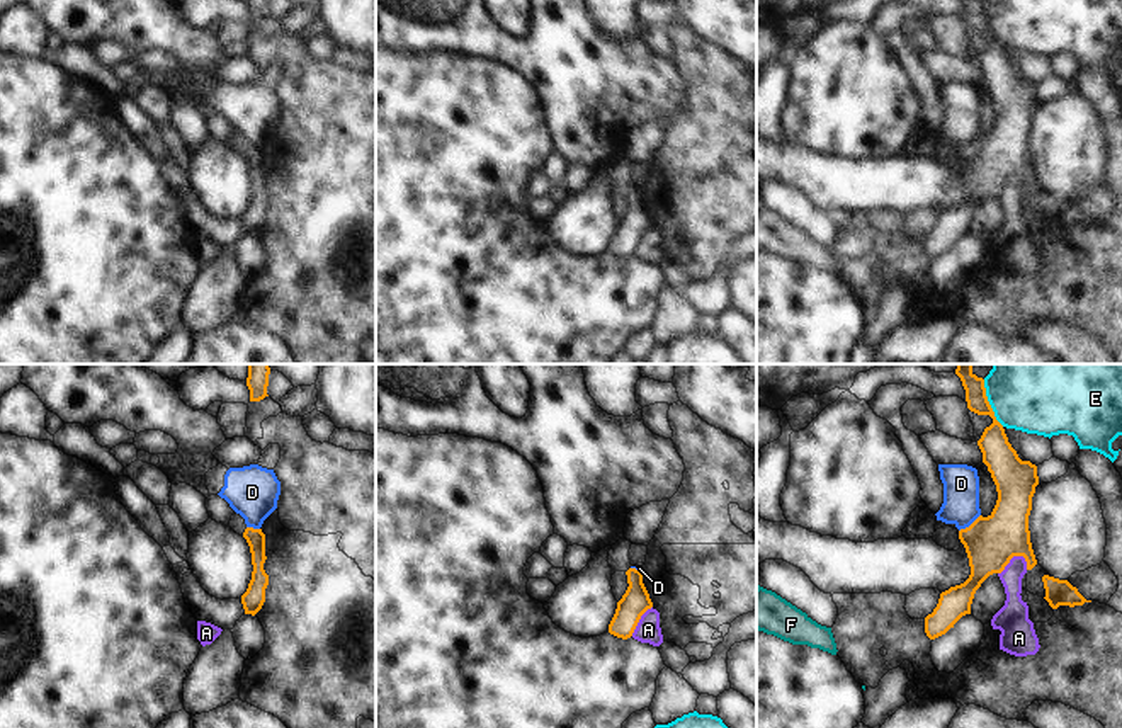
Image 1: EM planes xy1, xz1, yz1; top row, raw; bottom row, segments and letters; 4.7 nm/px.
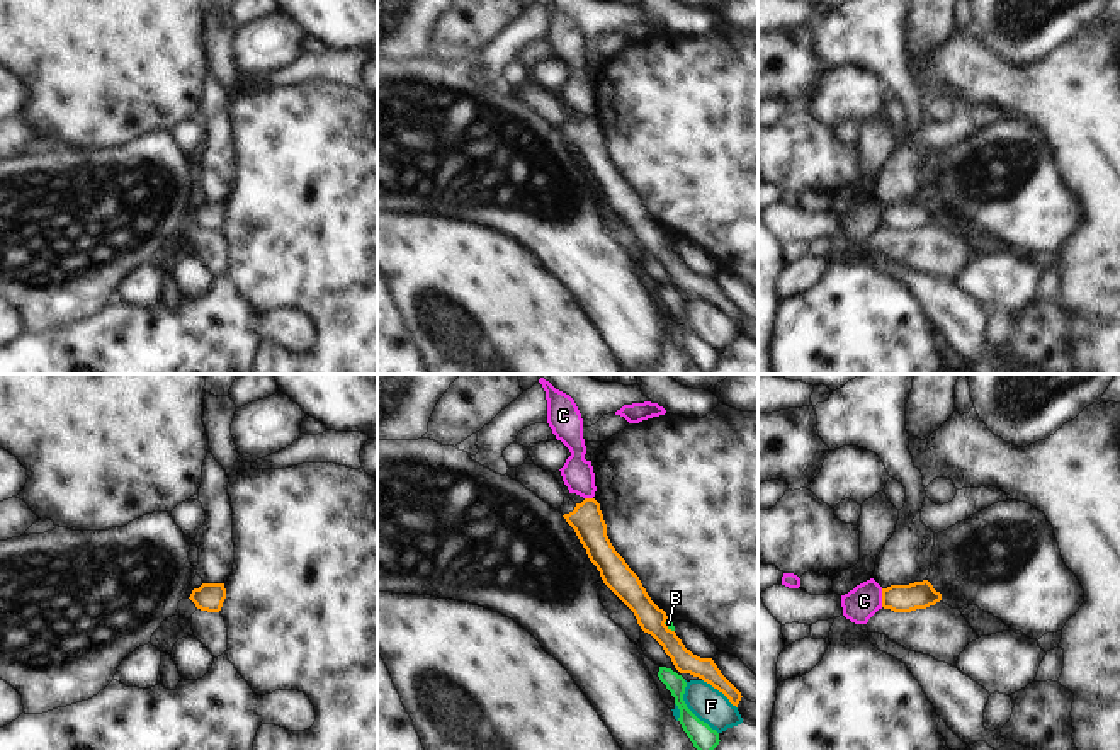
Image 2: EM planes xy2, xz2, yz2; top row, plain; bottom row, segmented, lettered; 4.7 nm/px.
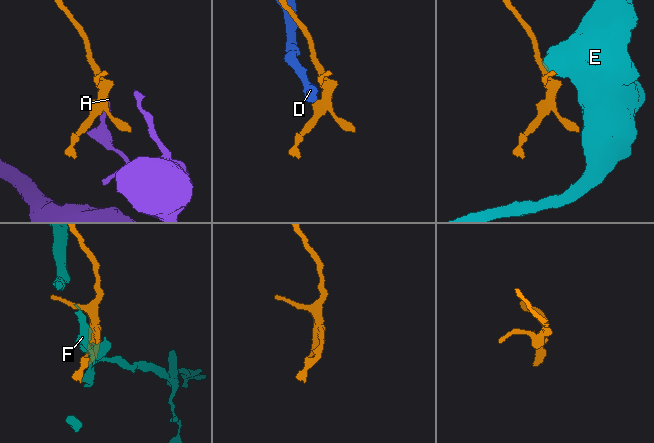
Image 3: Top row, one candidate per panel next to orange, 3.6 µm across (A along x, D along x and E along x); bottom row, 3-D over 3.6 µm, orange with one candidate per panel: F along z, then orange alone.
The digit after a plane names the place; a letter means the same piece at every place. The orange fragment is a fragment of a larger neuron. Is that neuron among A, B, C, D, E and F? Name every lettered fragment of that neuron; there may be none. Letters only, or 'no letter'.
no letter

